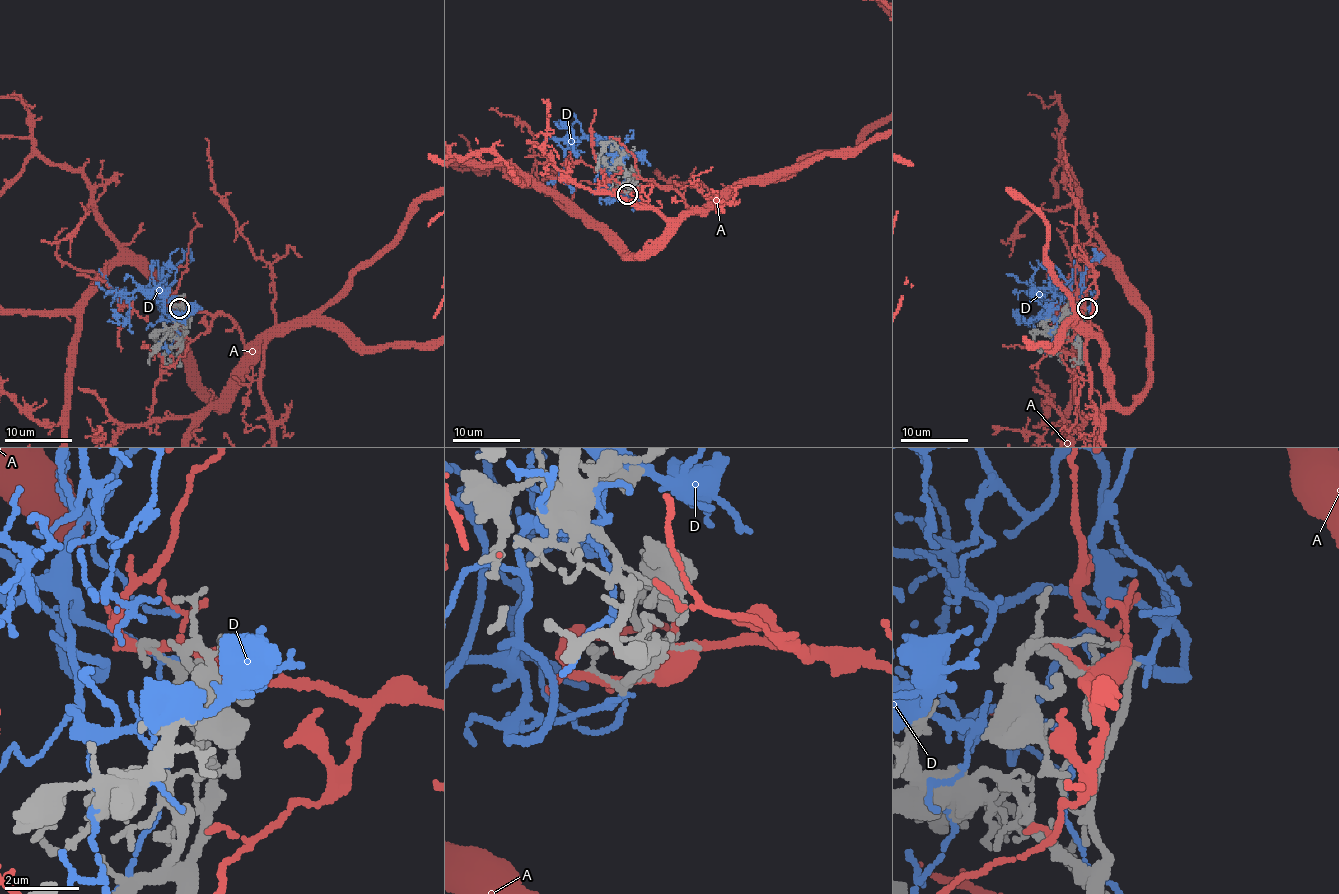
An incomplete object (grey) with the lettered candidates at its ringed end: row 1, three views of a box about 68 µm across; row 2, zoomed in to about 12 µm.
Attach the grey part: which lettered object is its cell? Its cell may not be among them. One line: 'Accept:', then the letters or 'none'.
Accept: none

